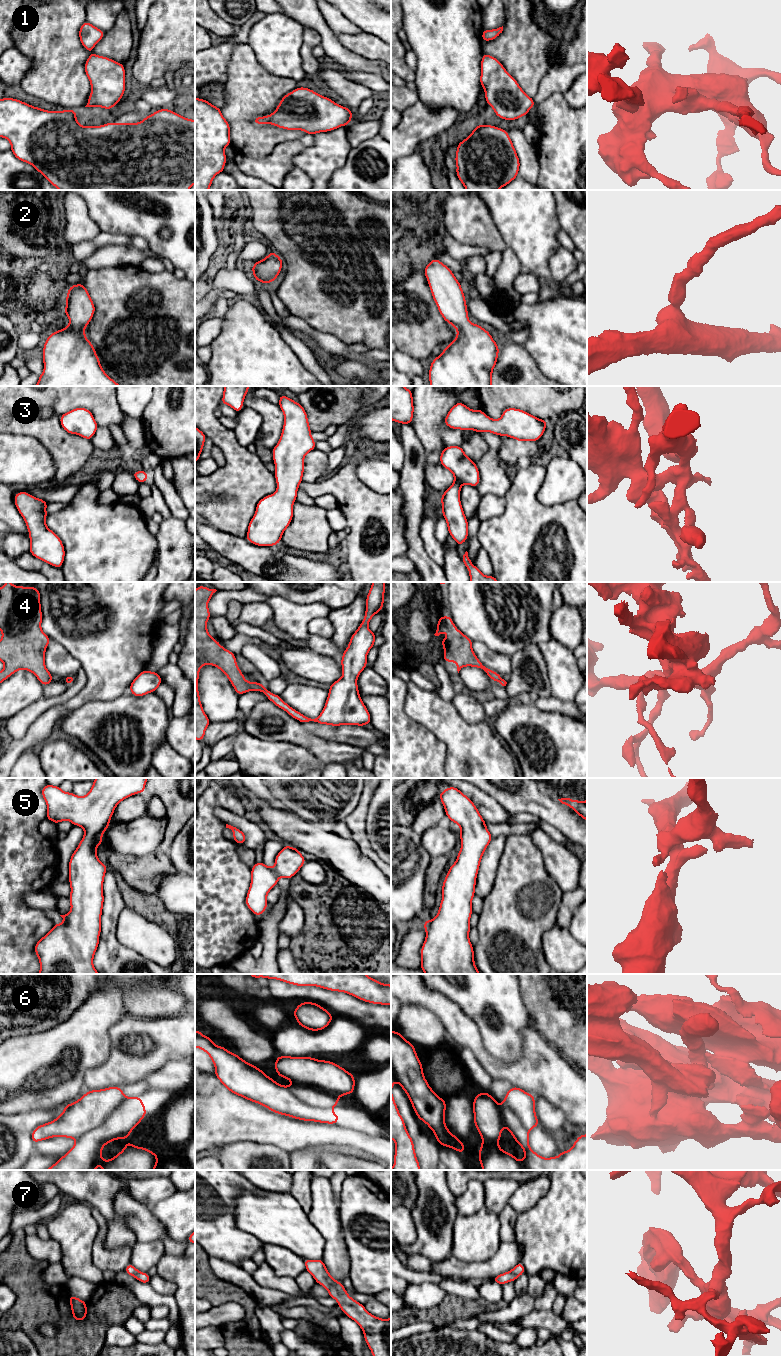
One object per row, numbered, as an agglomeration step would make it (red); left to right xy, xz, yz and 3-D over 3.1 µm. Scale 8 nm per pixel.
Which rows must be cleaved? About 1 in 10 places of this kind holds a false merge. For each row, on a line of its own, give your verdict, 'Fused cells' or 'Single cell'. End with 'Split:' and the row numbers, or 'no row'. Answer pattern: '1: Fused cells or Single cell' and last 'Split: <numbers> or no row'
1: Single cell
2: Single cell
3: Single cell
4: Fused cells
5: Single cell
6: Single cell
7: Single cell
Split: 4

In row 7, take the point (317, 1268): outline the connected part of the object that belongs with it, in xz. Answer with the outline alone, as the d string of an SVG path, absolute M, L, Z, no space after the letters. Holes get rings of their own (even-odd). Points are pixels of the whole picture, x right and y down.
M304 1259L304 1263L316 1283L325 1287L345 1315L361 1327L372 1356L391 1356L391 1318L382 1319L370 1314L363 1304L350 1297L343 1283L329 1274L323 1259Z

